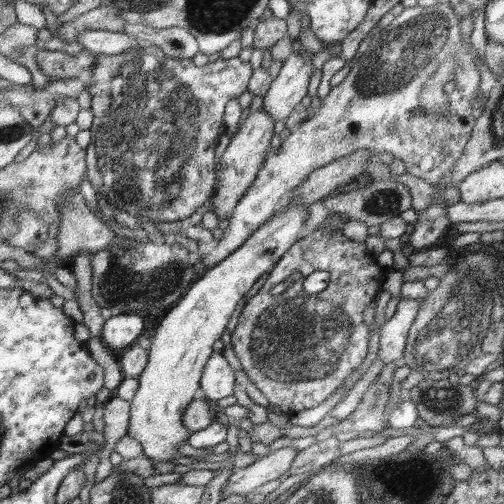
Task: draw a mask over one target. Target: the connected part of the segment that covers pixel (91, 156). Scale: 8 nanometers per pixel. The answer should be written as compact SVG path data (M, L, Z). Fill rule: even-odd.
M154 46L130 48L126 52L112 56L96 55L91 70L91 81L86 84L88 92L92 95L90 108L93 112L93 122L89 128L92 131L92 143L87 149L87 180L112 208L126 211L136 217L150 218L153 223L157 221L173 223L196 216L196 212L200 213L200 208L204 208L206 202L212 205L212 199L216 200L216 188L219 183L216 168L220 168L220 140L224 140L224 134L228 132L228 104L232 104L232 100L236 100L244 91L248 91L255 70L250 61L241 60L239 57L230 59L220 57L211 62L209 67L201 68L196 66L192 59L178 60L168 56L163 49L154 48Z

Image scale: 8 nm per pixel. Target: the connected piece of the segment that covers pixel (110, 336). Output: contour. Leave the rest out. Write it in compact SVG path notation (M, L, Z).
M113 314L103 324L102 342L112 351L134 345L136 338L144 330L144 320L138 314Z

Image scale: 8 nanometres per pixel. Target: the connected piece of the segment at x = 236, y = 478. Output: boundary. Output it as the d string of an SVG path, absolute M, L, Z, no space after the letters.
M280 448L263 457L256 459L255 463L243 468L236 468L225 482L221 498L232 494L250 494L254 488L271 480L278 479L290 470L298 451L294 448Z

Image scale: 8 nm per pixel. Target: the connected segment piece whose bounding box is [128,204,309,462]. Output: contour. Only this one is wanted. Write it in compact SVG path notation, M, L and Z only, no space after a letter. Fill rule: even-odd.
M295 204L285 212L279 211L273 215L242 247L236 248L230 256L213 265L198 281L193 282L156 328L148 350L148 363L137 378L139 387L130 401L128 425L128 435L142 444L146 458L155 462L172 462L180 455L176 448L186 443L192 433L184 425L183 416L194 398L194 392L198 390L204 367L214 352L214 342L222 338L232 312L238 302L247 297L256 280L262 274L269 273L306 234L308 211L309 205Z

